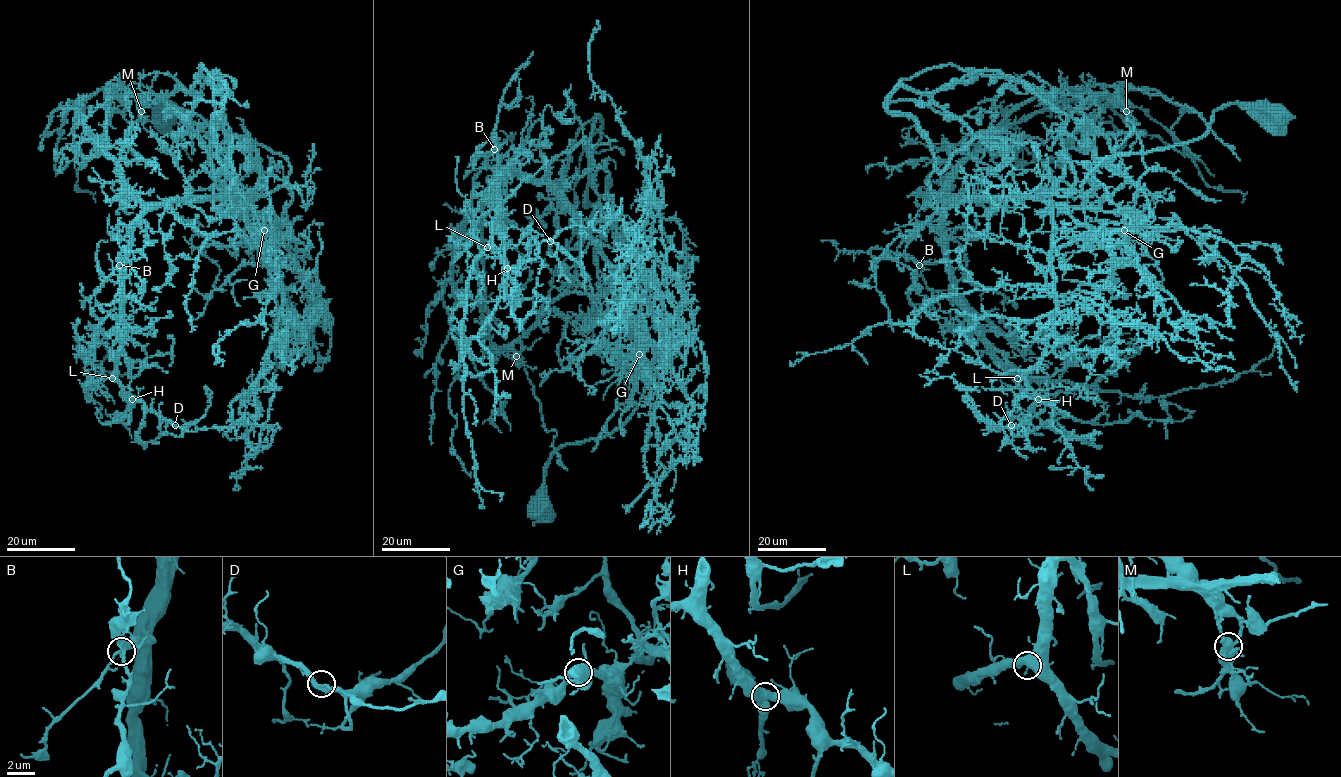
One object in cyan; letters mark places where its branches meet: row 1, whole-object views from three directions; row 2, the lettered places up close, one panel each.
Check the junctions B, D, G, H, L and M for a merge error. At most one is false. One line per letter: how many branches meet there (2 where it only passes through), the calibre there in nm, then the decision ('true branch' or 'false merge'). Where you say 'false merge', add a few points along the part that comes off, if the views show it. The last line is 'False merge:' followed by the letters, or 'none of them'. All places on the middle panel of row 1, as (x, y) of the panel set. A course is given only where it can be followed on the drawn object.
B: branches 4; calibre 440 nm; true branch
D: branches 4; calibre 320 nm; true branch
G: branches 4; calibre 480 nm; true branch
H: branches 3; calibre 550 nm; true branch
L: branches 3; calibre 480 nm; true branch
M: branches 6; calibre 420 nm; false merge; course (516, 356), (512, 346), (543, 314), (559, 312), (567, 320), (558, 347), (564, 368), (568, 359)
False merge: M

